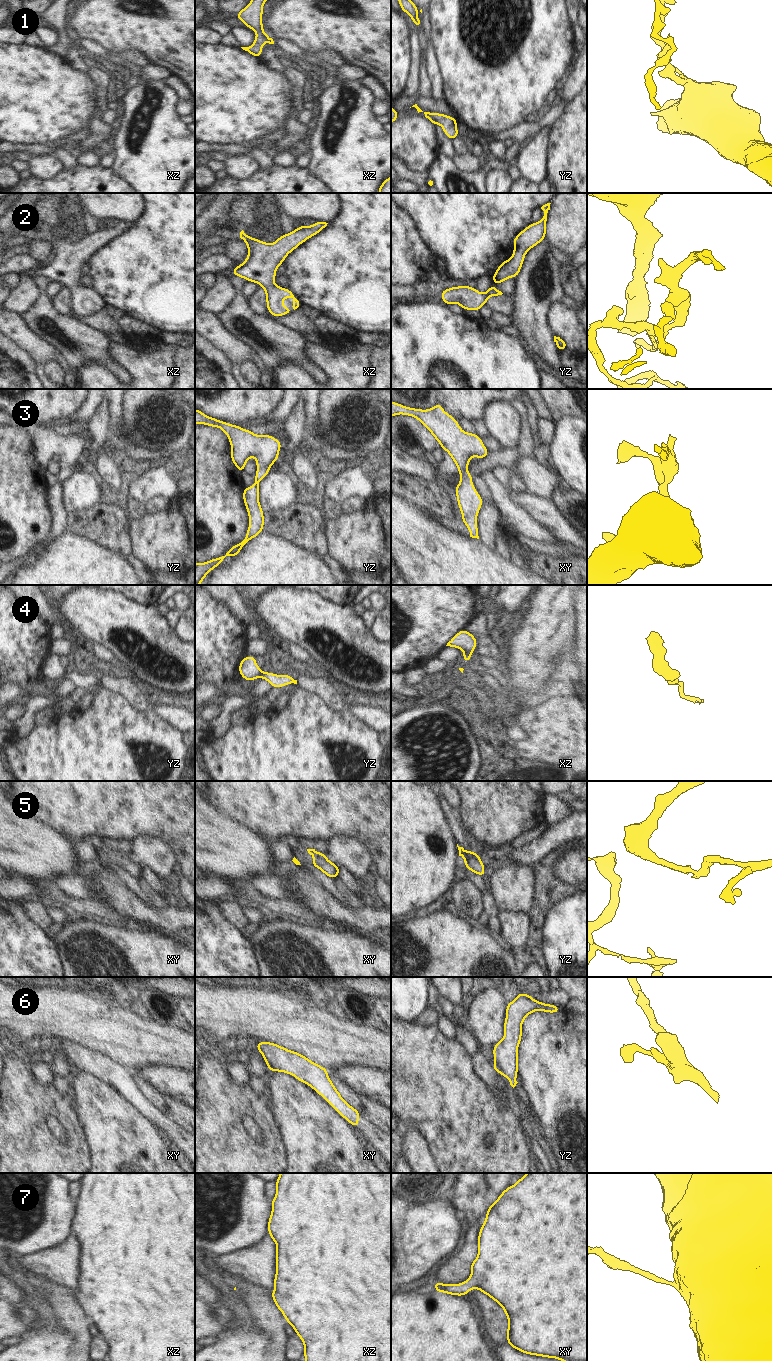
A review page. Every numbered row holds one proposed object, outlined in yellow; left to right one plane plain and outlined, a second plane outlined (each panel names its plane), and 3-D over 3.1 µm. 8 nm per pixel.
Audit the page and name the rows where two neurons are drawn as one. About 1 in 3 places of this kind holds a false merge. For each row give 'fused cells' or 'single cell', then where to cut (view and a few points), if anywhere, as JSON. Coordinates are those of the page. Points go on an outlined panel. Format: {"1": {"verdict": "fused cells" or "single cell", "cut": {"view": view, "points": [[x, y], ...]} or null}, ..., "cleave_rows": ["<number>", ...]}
{"1": {"verdict": "single cell", "cut": null}, "2": {"verdict": "single cell", "cut": null}, "3": {"verdict": "single cell", "cut": null}, "4": {"verdict": "single cell", "cut": null}, "5": {"verdict": "single cell", "cut": null}, "6": {"verdict": "fused cells", "cut": {"view": "yz", "points": [[494, 1064], [499, 1071]]}}, "7": {"verdict": "single cell", "cut": null}, "cleave_rows": ["6"]}

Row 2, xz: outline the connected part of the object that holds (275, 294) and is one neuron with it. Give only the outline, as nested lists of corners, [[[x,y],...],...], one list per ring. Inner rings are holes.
[[[316,221],[312,226],[301,225],[288,234],[281,235],[275,242],[269,244],[250,237],[242,230],[240,238],[248,247],[248,256],[241,265],[232,269],[234,276],[259,284],[266,293],[266,307],[275,317],[284,316],[297,311],[301,303],[288,288],[282,288],[274,283],[277,268],[283,264],[290,252],[309,238],[321,232],[328,223]],[[289,296],[293,298],[293,308],[289,311],[282,301]]]

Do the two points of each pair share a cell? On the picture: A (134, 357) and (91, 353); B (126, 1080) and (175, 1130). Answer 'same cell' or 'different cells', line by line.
A: different cells
B: same cell

